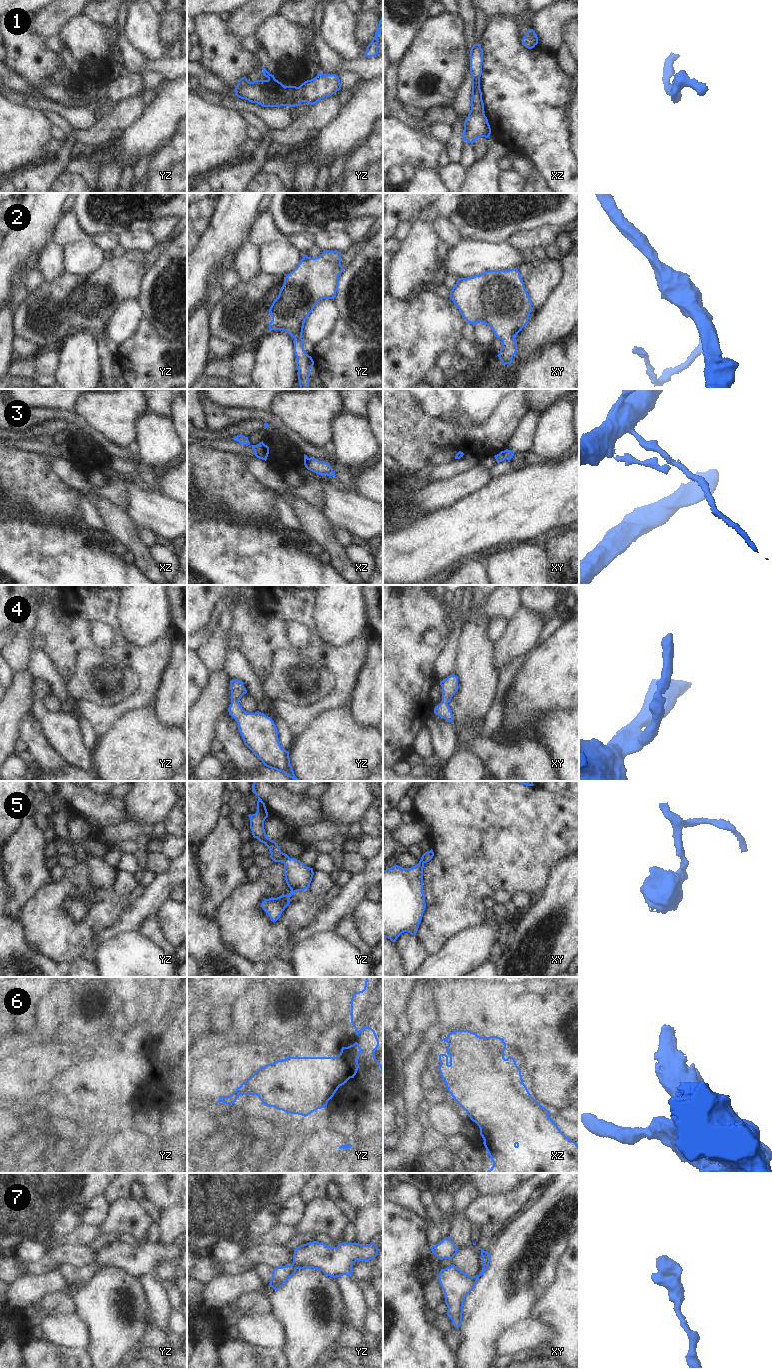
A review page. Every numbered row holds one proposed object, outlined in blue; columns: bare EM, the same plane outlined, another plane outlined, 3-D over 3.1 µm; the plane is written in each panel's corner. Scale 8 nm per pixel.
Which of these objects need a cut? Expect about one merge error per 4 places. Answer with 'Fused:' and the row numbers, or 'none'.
Fused: none

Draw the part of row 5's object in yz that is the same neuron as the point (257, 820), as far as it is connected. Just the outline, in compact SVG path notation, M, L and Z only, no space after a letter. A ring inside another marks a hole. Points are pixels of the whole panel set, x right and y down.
M252 781L252 792L257 794L255 784L257 781ZM258 796L257 811L255 814L249 814L250 829L254 838L264 843L270 850L270 858L274 862L284 863L284 875L288 887L291 889L287 895L281 895L277 898L265 899L261 903L263 910L269 915L271 921L276 922L285 908L290 904L290 897L297 891L304 891L309 889L314 872L313 868L307 867L303 862L295 858L290 858L283 853L278 844L267 837L264 829L264 821L268 817L268 812L265 803Z

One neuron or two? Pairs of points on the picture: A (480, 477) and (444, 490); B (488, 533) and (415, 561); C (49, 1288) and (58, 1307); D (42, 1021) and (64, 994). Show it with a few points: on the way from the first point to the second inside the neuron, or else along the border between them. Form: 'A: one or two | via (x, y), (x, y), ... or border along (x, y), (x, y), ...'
A: one | via (471, 481), (453, 489)
B: one | via (470, 533), (451, 533), (433, 543)
C: two | border along (59, 1290), (38, 1302)
D: one | via (49, 1014), (59, 1001)

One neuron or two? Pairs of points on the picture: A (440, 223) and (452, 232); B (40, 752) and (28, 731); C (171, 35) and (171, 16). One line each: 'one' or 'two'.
A: one
B: one
C: one

